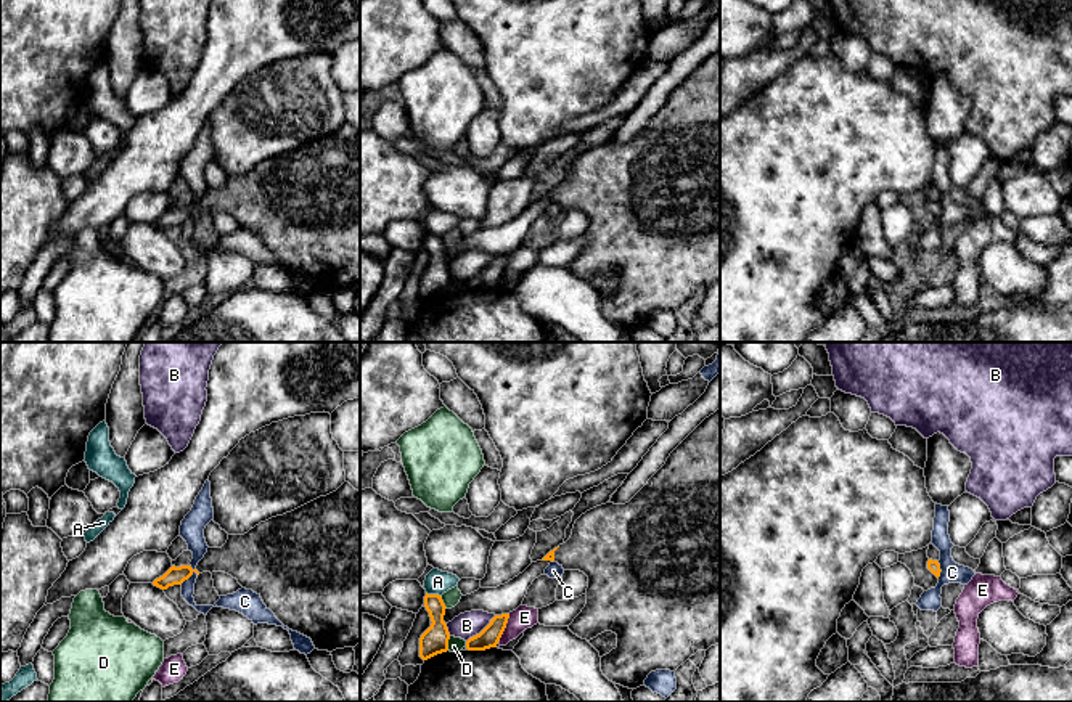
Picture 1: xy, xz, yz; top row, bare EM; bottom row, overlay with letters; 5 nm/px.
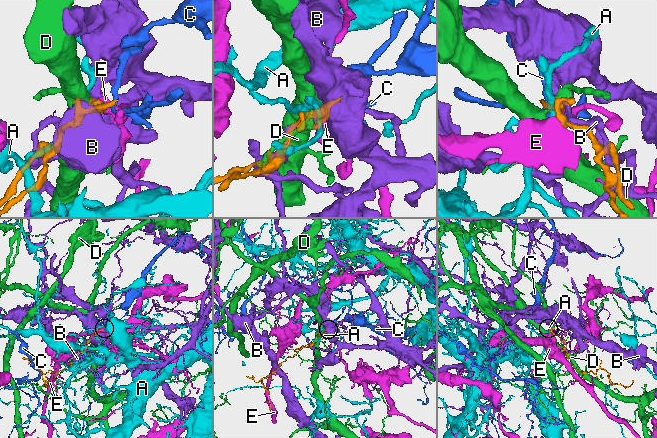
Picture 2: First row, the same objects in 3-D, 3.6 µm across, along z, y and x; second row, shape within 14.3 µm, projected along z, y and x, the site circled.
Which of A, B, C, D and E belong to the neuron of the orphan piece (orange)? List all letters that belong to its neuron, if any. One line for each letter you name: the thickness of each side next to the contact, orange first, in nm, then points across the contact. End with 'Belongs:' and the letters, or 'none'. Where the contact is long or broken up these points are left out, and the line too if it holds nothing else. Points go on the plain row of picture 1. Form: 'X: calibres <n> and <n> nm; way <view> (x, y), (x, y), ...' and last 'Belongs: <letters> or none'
Belongs: none

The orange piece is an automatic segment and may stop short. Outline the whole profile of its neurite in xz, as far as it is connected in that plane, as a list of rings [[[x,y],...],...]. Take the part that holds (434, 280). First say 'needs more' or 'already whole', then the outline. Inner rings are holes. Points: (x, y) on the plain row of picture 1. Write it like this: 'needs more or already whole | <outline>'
already whole | [[[426,233],[424,247],[429,252],[432,263],[419,278],[419,297],[428,300],[448,291],[450,273],[447,263],[444,262],[447,247],[442,241],[442,236]]]

